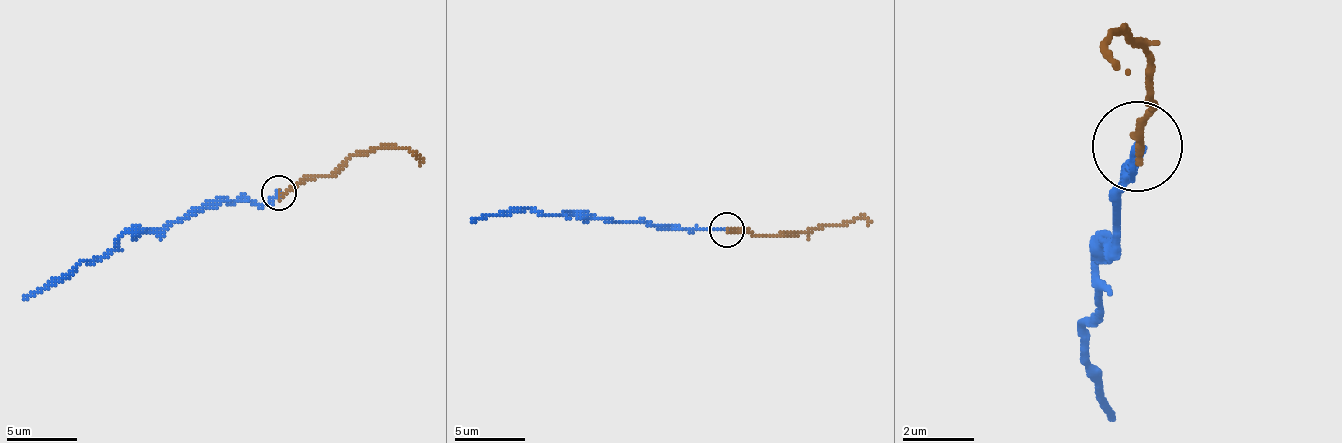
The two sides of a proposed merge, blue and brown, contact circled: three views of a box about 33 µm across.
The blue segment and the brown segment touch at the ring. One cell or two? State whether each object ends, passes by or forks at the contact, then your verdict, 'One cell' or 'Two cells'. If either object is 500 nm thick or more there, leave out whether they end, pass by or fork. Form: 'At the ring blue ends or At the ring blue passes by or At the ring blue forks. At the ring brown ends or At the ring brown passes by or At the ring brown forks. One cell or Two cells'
At the ring blue ends. At the ring brown ends. One cell

